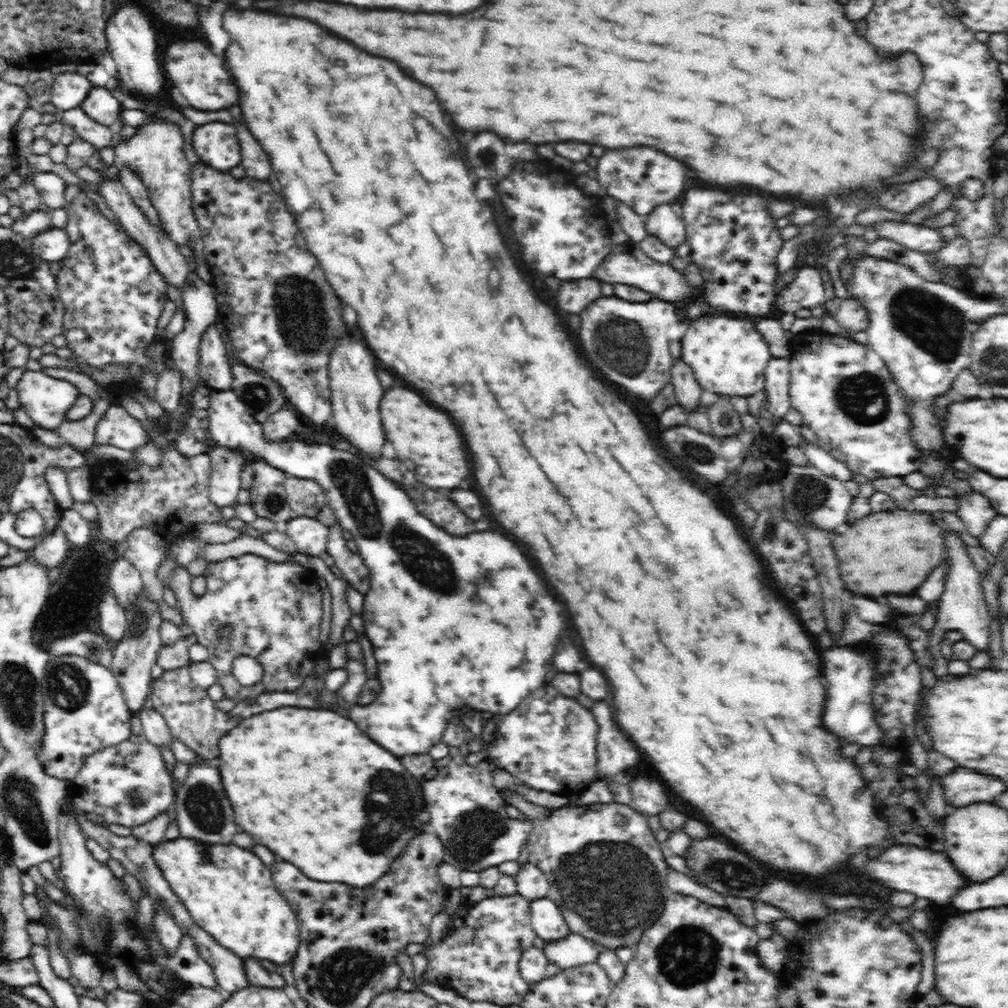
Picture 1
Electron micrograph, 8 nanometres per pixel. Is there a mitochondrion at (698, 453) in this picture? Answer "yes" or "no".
yes

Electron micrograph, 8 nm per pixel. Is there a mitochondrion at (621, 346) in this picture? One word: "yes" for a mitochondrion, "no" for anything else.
yes

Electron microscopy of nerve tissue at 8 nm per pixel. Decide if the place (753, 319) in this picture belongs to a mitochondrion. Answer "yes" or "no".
no

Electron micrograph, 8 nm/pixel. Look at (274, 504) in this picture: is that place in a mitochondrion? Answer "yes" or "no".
yes

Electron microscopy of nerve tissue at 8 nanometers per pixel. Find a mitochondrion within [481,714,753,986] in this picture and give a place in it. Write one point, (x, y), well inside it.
(612, 887)

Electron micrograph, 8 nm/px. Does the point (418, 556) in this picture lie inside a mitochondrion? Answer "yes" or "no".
yes

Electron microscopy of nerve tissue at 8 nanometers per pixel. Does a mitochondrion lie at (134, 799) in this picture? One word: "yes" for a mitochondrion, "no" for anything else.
yes

